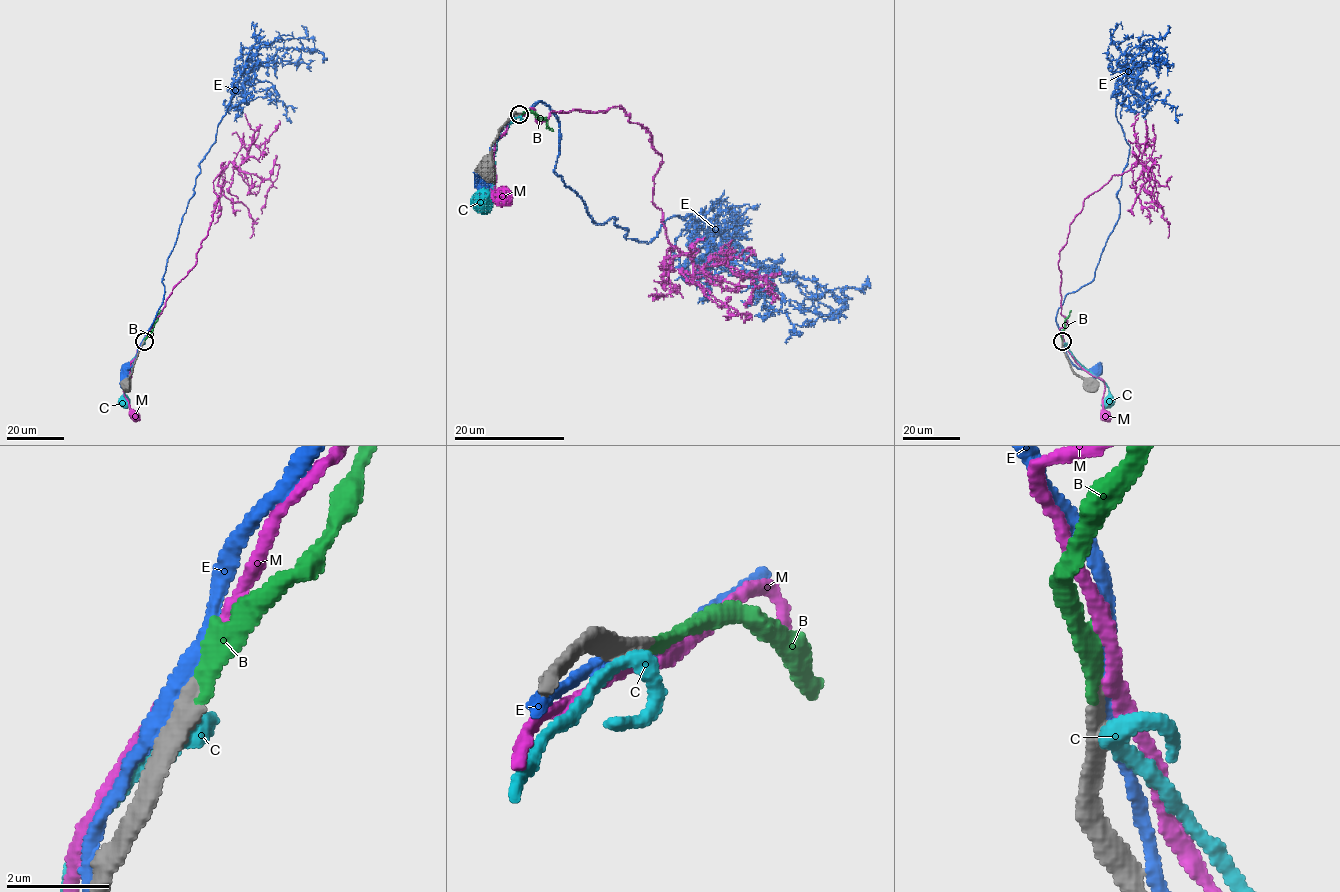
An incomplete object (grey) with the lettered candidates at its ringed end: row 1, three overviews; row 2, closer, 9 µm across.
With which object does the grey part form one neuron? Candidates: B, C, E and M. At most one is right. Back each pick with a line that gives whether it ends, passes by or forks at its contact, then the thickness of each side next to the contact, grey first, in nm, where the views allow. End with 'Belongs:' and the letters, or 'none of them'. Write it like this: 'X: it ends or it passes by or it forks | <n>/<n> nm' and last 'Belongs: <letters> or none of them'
B: it ends | 360/240 nm
Belongs: B

